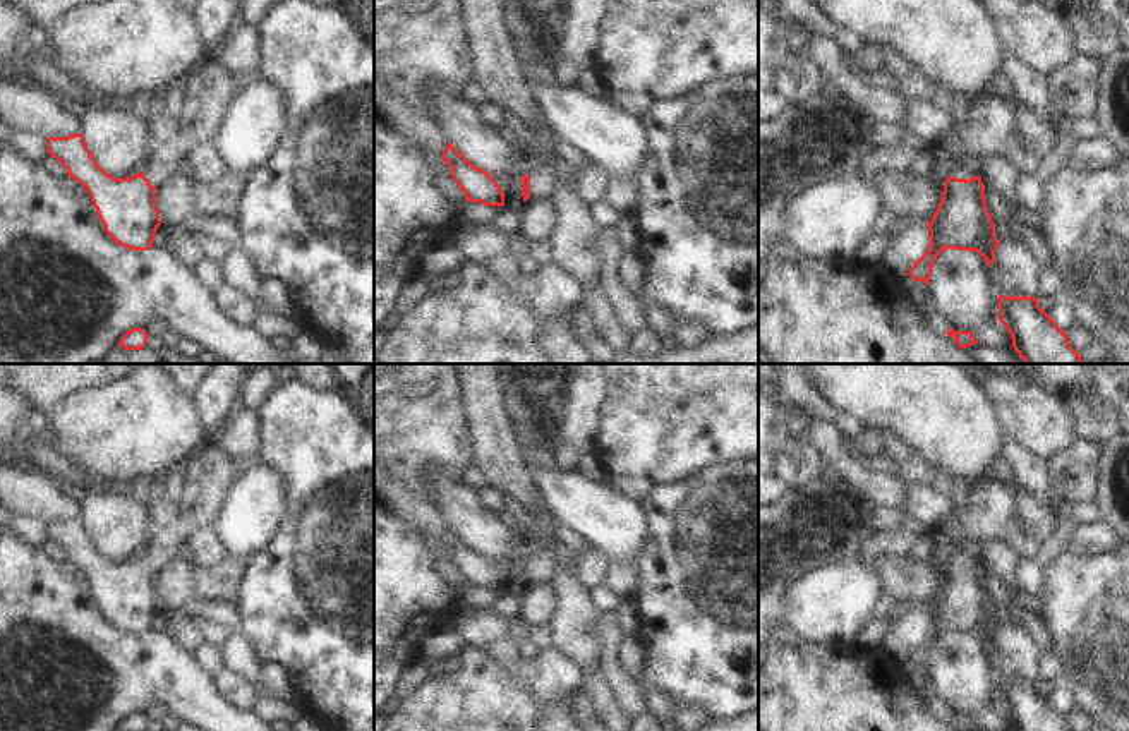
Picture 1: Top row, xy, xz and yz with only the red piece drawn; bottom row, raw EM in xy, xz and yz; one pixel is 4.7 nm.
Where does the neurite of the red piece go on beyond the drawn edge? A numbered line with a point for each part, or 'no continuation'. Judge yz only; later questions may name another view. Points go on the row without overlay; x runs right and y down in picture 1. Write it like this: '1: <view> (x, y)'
1: yz (954, 555)

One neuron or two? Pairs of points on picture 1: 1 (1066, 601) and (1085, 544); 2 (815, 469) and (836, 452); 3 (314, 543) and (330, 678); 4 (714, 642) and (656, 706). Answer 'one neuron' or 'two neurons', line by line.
1: two neurons
2: two neurons
3: one neuron
4: two neurons

